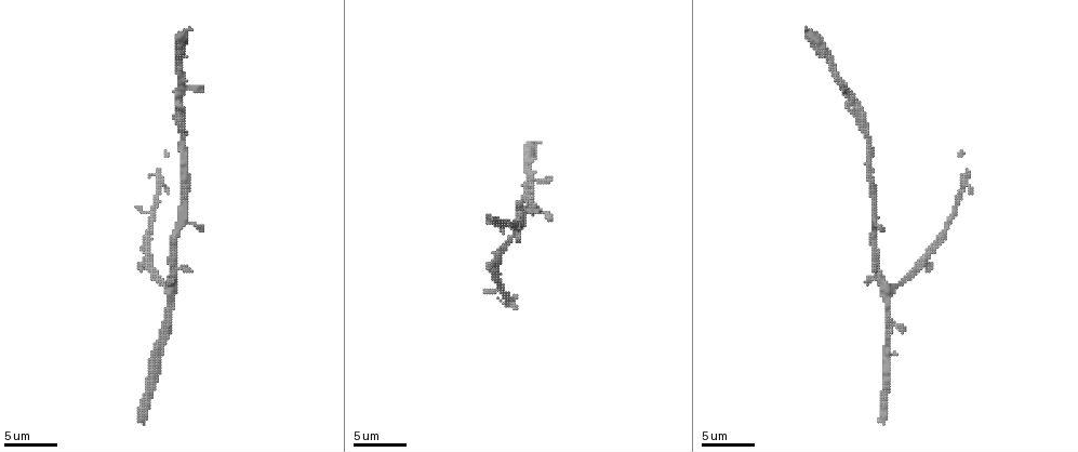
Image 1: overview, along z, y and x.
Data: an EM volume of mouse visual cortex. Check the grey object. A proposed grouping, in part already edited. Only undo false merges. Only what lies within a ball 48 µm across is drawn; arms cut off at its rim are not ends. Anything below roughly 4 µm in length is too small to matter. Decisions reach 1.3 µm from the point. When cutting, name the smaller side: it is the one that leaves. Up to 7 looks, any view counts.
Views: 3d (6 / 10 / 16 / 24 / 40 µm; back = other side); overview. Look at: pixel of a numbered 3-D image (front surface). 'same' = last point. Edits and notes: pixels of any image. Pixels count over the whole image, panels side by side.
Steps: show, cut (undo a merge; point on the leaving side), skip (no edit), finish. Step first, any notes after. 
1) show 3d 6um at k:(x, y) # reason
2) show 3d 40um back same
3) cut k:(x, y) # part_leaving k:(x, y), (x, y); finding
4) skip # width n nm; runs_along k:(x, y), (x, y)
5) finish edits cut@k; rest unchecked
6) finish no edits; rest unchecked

show 3d 10um at 1:(874, 231)

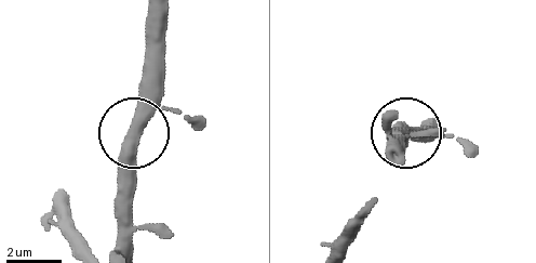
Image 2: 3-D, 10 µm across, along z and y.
skip # runs_along 2:(134, 135), (147, 36); all the same cell

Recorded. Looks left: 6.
show 3d 10um at 1:(892, 287)

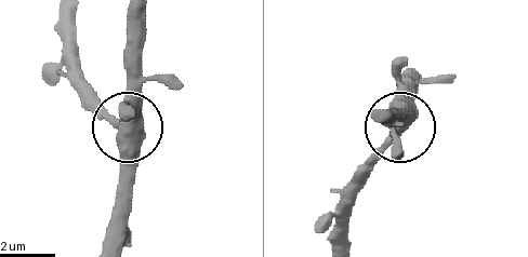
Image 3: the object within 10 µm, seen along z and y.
show 3d 6um at 3:(398, 130) # zoom in

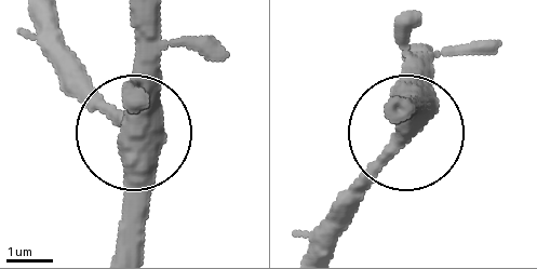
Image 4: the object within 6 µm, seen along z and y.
skip # one cell here

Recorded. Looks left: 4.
show 3d 16um at 1:(856, 105) # thin neck

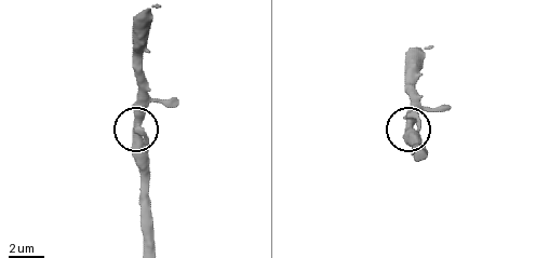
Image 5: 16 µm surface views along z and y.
skip # width 450 nm; all the same cell

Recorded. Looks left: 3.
finish no edits; rest unchecked

